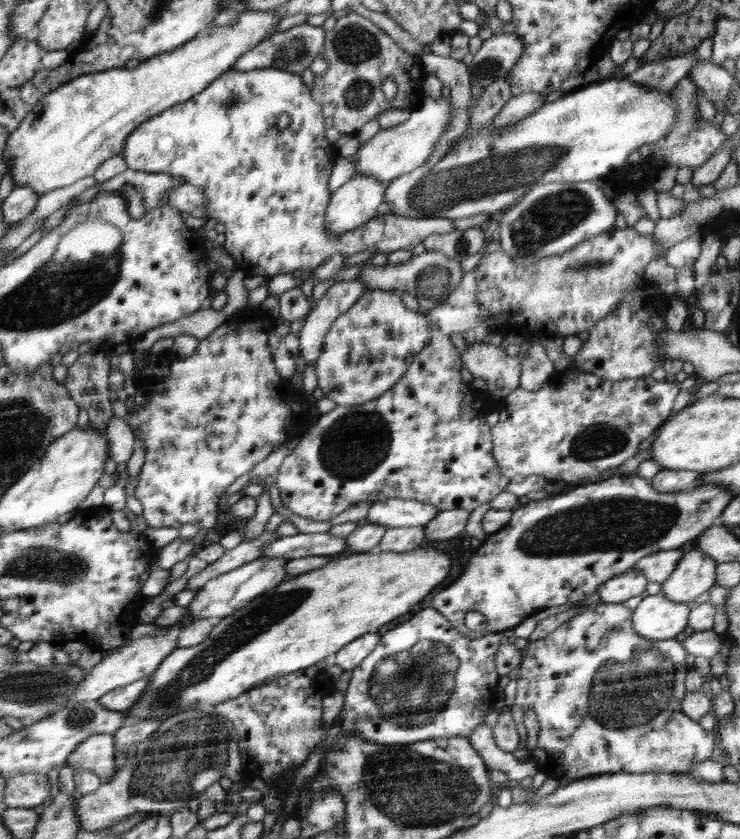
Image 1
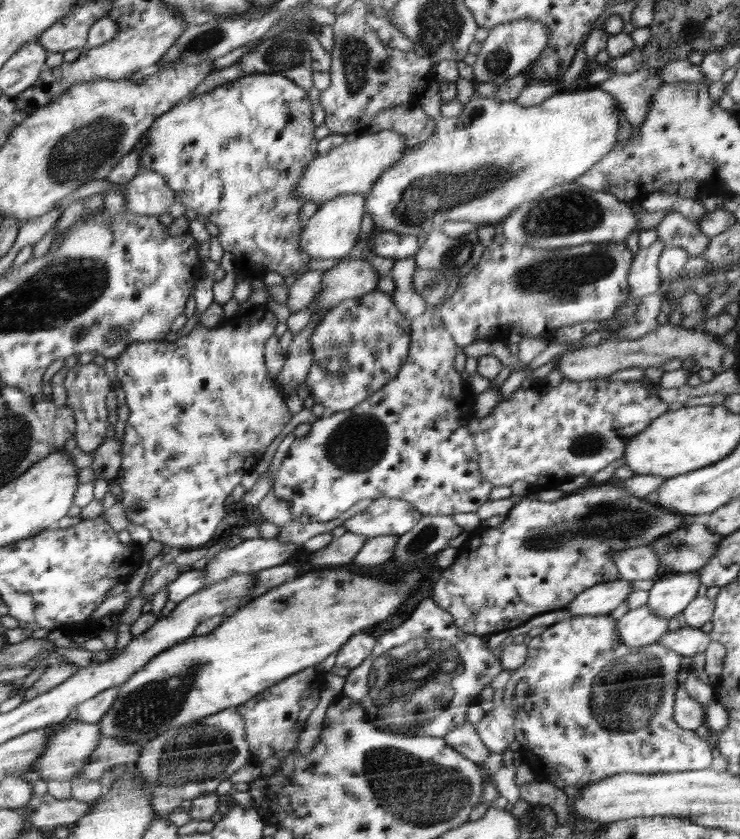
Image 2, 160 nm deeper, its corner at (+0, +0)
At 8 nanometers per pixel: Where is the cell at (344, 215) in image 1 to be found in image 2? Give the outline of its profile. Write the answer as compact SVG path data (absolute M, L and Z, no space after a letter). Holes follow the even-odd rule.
M359 192L343 194L319 206L315 214L310 217L302 234L300 245L314 260L328 260L348 258L352 248L359 240L360 223L366 212L366 196Z

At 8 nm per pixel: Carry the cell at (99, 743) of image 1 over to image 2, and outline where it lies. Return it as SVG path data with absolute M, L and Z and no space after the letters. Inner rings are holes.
M66 719L59 722L59 727L47 740L46 751L38 758L38 762L32 766L31 771L36 772L41 780L71 780L84 767L90 763L91 756L96 751L102 740L102 725L97 723L69 723Z

